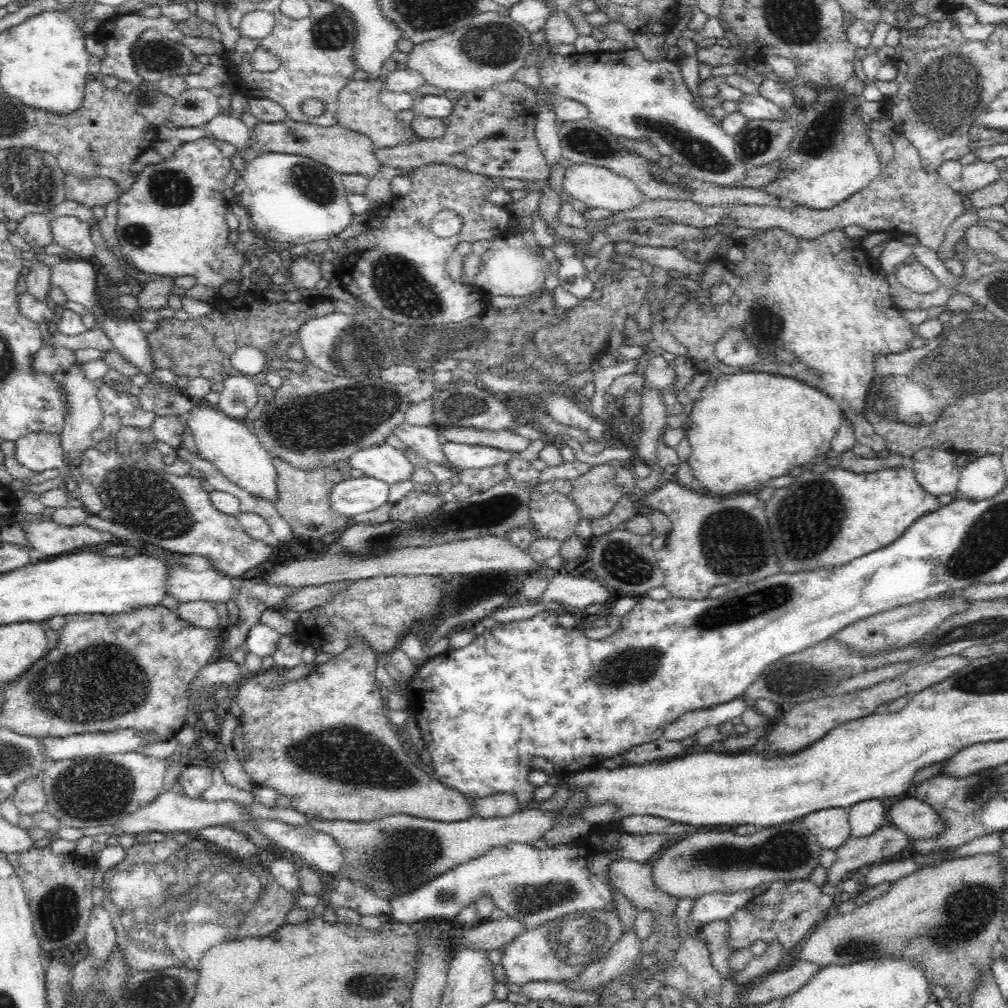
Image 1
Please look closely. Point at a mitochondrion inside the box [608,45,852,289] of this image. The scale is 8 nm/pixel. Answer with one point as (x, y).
(706, 157)

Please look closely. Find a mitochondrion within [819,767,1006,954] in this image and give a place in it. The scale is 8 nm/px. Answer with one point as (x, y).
(967, 913)

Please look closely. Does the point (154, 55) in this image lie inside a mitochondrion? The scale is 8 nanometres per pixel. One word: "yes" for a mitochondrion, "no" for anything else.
yes

